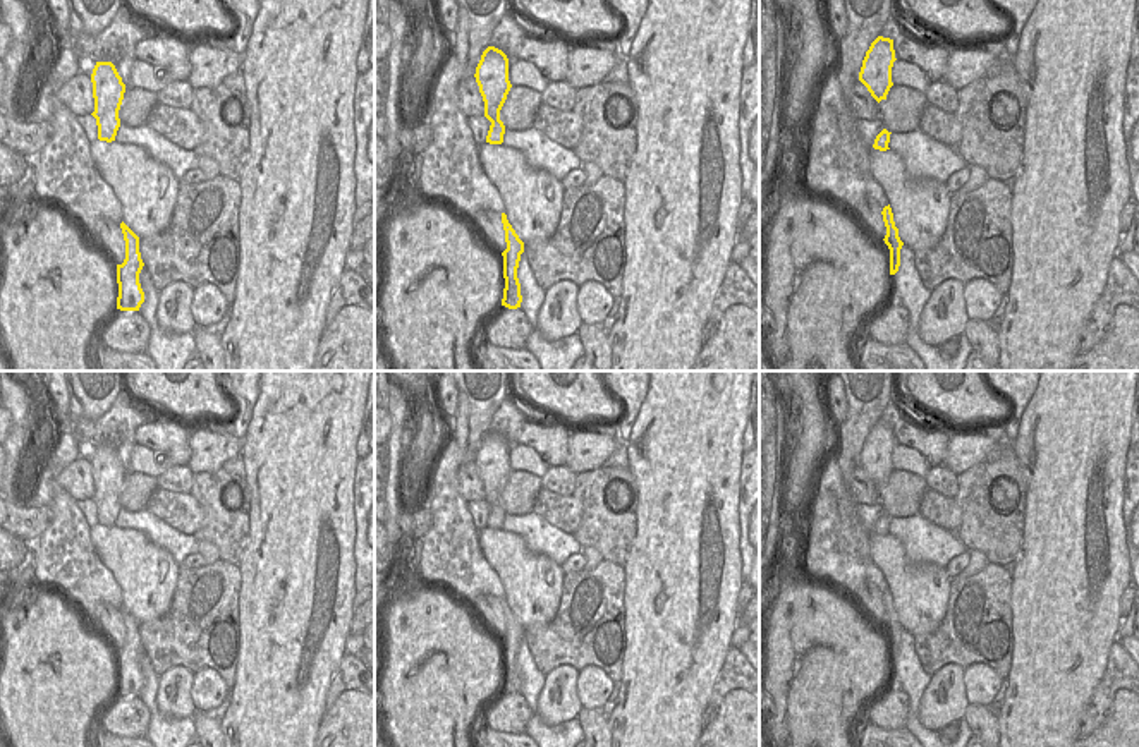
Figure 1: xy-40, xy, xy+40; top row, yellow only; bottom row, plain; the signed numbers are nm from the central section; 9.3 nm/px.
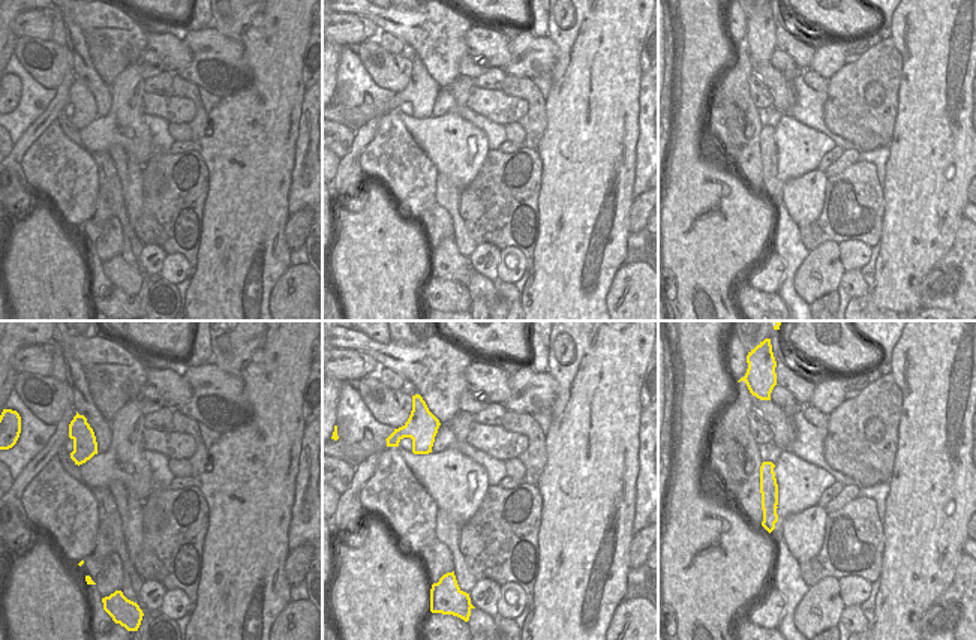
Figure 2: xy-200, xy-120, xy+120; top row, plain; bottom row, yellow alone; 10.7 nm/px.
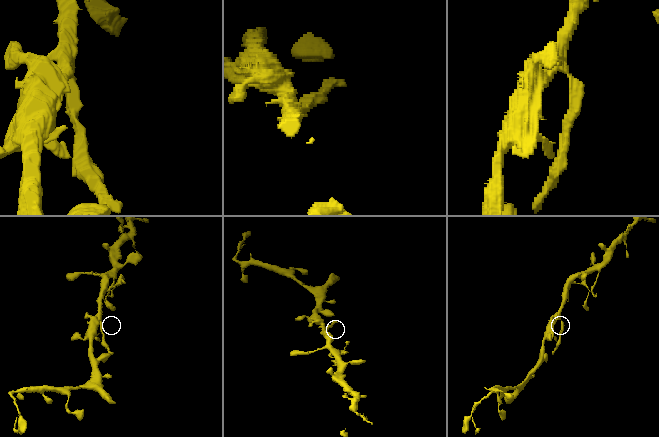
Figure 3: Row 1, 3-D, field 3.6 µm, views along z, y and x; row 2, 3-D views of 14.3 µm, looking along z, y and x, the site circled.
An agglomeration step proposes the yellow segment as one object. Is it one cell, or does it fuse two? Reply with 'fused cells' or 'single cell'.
fused cells

